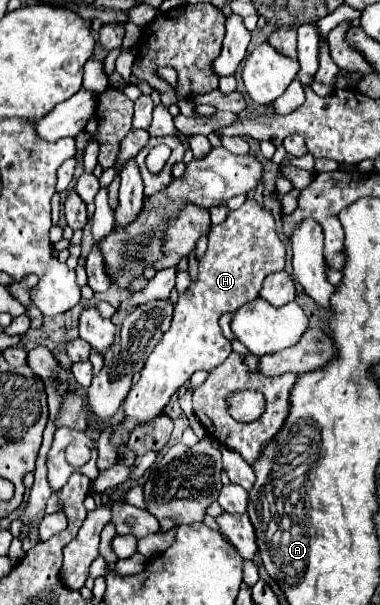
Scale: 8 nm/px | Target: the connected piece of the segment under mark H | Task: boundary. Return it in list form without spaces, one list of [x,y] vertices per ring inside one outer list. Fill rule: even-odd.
[[[247,199],[235,211],[229,211],[221,225],[211,227],[207,251],[199,259],[197,281],[191,281],[187,291],[179,295],[169,331],[155,345],[141,369],[141,379],[131,387],[123,403],[125,419],[117,425],[111,439],[115,445],[123,445],[133,427],[161,415],[171,395],[179,391],[195,371],[211,371],[229,357],[231,341],[223,337],[219,317],[223,313],[235,313],[241,305],[257,299],[263,279],[269,273],[283,271],[285,263],[285,245],[277,235],[275,219],[271,211],[253,199]]]

